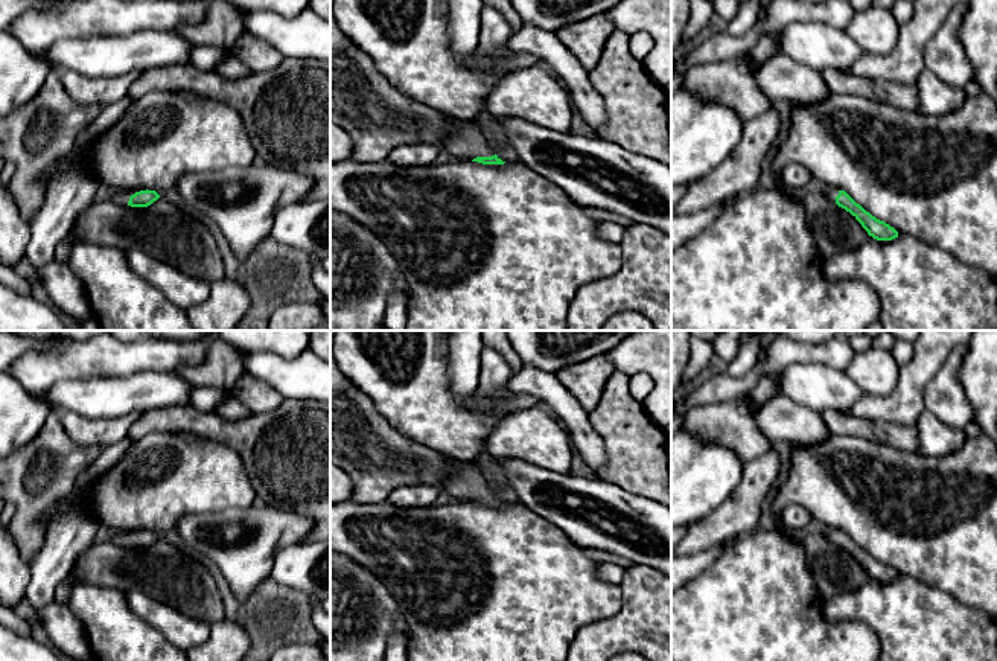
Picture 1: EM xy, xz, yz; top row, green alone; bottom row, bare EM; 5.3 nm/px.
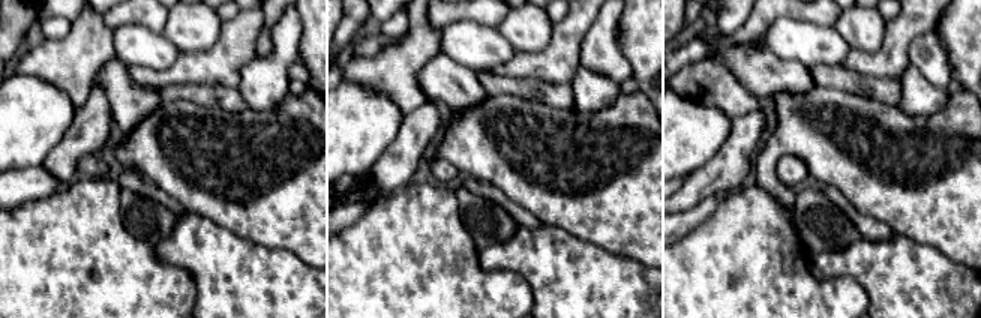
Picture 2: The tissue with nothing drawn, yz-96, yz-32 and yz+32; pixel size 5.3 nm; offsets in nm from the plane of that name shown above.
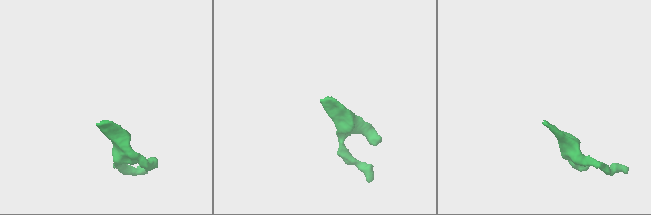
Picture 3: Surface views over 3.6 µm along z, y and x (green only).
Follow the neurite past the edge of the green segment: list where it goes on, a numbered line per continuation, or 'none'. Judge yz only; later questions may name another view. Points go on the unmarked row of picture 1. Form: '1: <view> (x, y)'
1: yz (830, 533)

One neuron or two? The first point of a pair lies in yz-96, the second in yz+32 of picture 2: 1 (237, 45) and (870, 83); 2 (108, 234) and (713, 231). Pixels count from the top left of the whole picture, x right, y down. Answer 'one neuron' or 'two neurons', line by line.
1: two neurons
2: one neuron

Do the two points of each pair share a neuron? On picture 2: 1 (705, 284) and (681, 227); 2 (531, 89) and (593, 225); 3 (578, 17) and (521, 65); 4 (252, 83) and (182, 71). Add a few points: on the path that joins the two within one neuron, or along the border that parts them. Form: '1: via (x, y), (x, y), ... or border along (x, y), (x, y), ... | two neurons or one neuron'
1: border along (711, 213), (678, 240) | two neurons
2: border along (503, 93), (572, 110) | two neurons
3: via (569, 33), (537, 65) | one neuron
4: border along (254, 56), (240, 72), (240, 84), (237, 87) | two neurons

